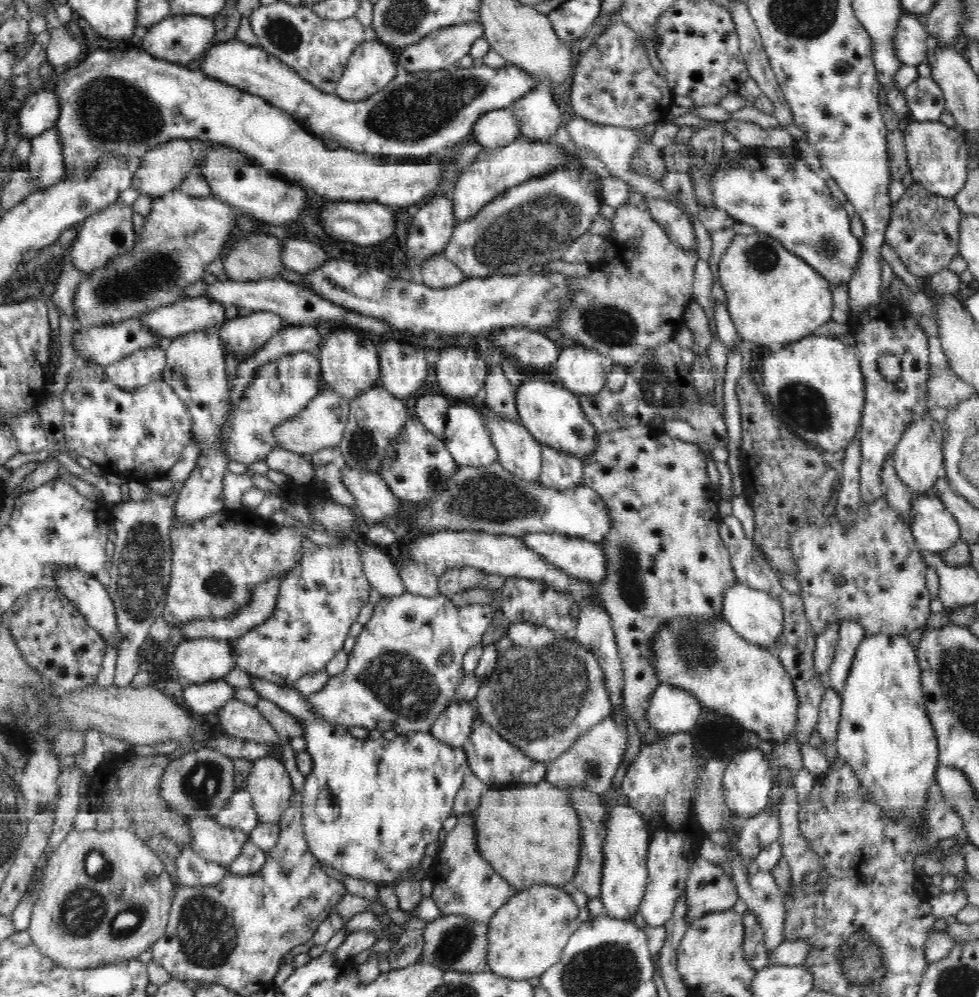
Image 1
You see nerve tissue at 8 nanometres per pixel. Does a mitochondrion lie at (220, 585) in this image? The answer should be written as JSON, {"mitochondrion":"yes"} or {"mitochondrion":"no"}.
{"mitochondrion":"yes"}

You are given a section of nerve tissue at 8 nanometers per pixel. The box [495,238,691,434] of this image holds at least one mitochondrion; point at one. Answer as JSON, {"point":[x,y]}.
{"point":[608,324]}

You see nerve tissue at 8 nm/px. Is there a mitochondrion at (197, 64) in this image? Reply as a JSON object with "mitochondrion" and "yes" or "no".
{"mitochondrion":"no"}

